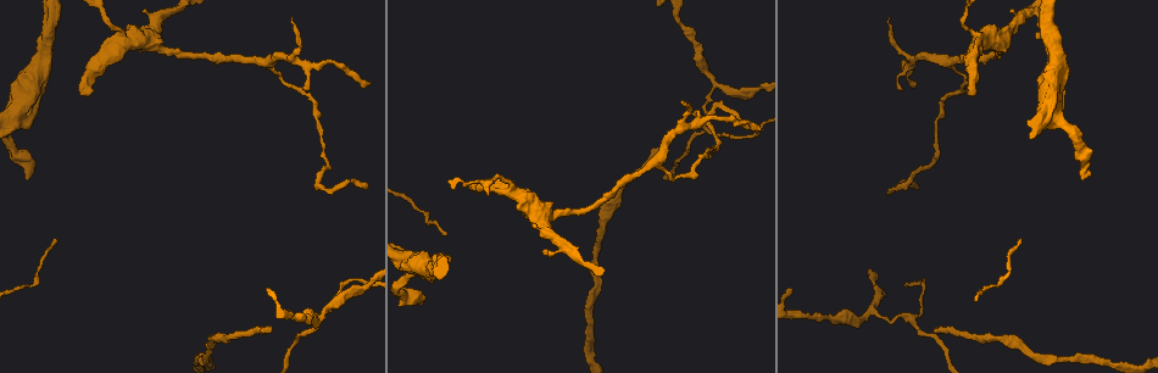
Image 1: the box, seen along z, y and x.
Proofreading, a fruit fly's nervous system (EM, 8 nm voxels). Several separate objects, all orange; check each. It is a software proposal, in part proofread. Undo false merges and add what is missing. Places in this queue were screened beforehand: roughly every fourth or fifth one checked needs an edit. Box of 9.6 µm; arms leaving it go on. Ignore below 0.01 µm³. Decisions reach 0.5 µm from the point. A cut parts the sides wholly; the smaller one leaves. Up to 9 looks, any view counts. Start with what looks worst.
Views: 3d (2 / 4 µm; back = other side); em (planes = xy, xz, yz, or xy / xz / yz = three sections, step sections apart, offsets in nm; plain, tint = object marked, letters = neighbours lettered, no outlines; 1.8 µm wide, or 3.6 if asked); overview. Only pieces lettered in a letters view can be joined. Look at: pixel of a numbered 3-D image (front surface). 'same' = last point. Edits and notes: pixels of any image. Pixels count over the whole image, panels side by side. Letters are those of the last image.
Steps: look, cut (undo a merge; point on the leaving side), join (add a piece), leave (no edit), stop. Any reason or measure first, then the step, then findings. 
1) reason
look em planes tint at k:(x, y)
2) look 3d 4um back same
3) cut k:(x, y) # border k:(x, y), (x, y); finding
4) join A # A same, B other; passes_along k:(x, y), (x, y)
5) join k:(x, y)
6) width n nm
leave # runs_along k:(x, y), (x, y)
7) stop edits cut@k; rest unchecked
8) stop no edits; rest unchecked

tapers out
look em xy step 16 tint at 1:(270, 330)

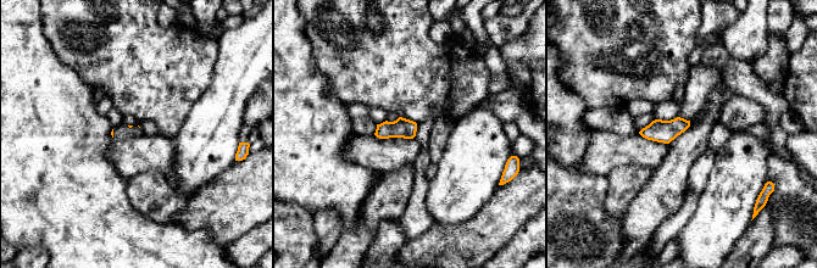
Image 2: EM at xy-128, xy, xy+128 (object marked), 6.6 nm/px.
look em planes letters same

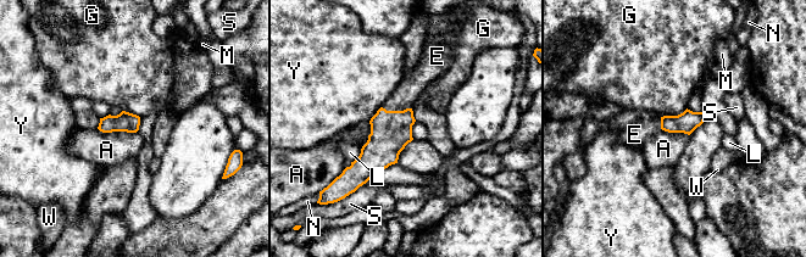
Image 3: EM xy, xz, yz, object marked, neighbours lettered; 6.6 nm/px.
width 130 nm
join E # A other, E same, G other, L other, M other, N other, S other, W other, Y other; it goes on there

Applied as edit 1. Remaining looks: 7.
free end
look em xy step 4 tint at 1:(27, 177)

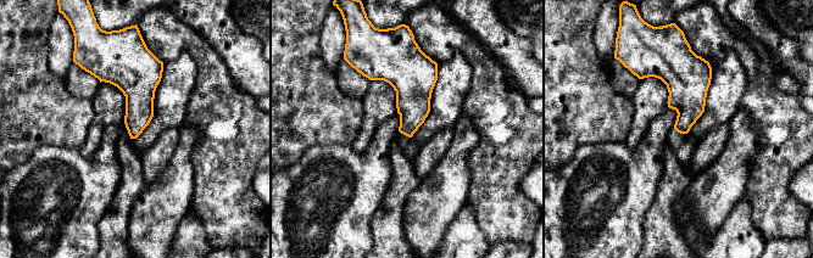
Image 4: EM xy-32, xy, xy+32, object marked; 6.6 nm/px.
cut it another way
look em planes tint same

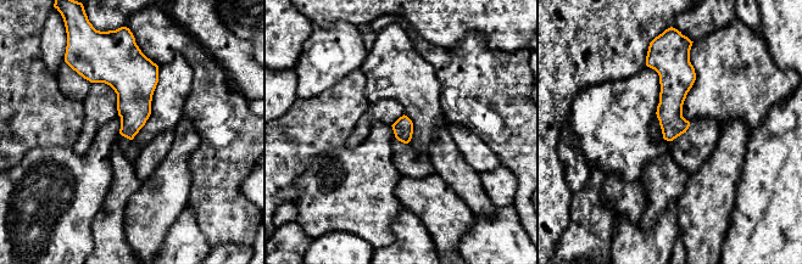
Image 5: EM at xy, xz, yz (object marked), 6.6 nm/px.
what lies round it
look em planes letters same

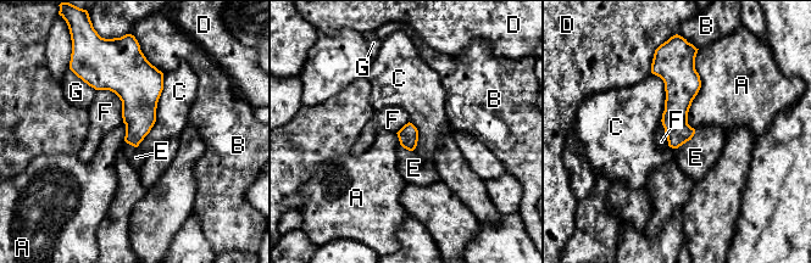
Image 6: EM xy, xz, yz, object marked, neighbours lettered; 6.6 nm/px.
width 130 nm
join E # A other, B other, C other, D other, E same, F other, G other; passes_along 6:(675, 118), (687, 140), (695, 157); it goes on there

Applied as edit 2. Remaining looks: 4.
redraw
look overview

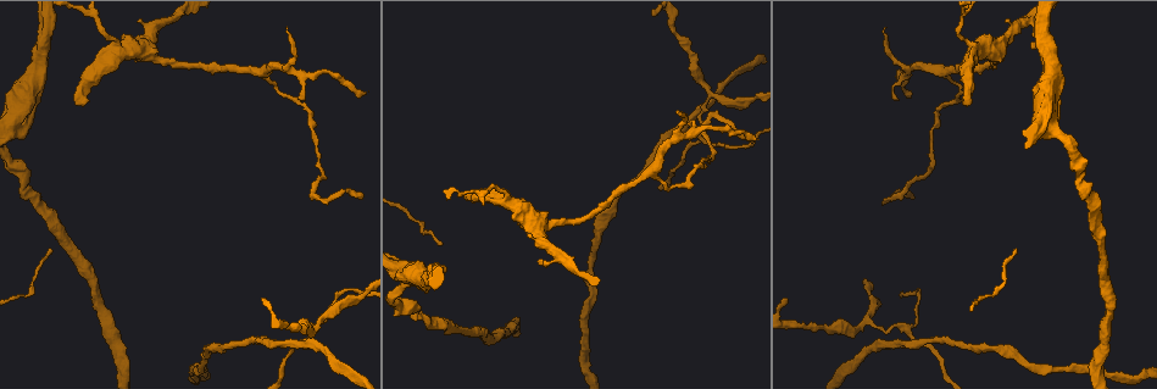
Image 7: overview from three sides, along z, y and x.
an open end
look 3d 2um at 7:(967, 105)

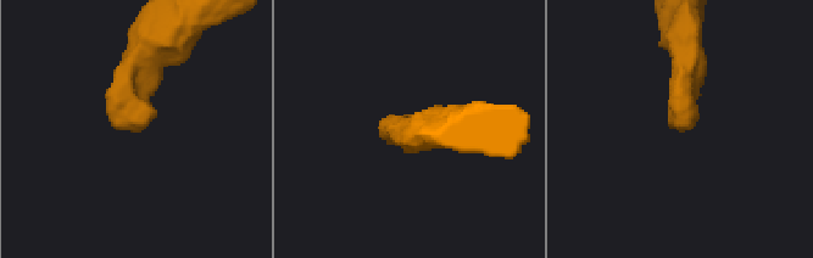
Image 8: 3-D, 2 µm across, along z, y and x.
shape alone is not enough
look em planes letters at 8:(142, 129)

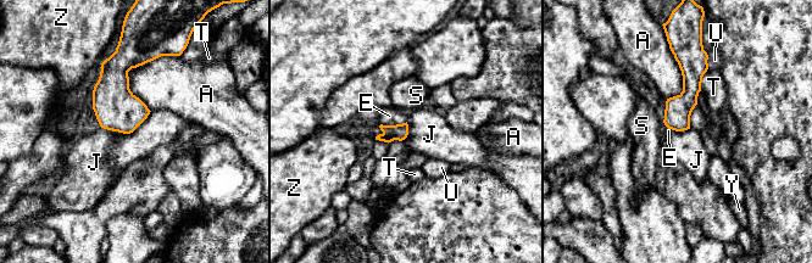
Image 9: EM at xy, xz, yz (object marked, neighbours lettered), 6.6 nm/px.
join E # A other, E same, J other, S other, T other, U other, Y other, Z other; passes_along 9:(399, 132), (393, 126), (389, 116); the neuron continues

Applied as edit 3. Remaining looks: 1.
three-way junction
look em 3.6um planes letters at 7:(1052, 111)

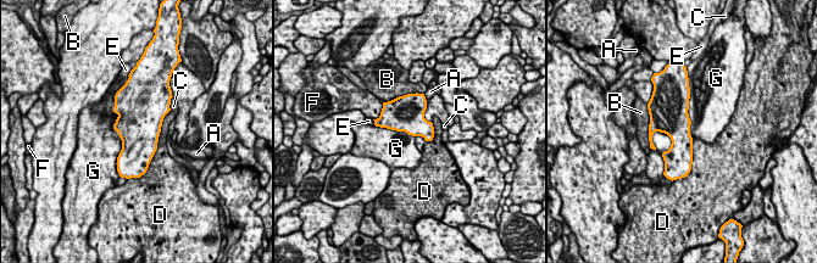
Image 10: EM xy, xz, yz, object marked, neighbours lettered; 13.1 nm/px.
width 400 nm
leave # A other, B other, C other, D other, E other, F other, G other; border 10:(118, 90), (116, 164); continuous, no second neuron

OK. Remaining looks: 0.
stop edits join@3, join@6, join@9; rest unchecked

